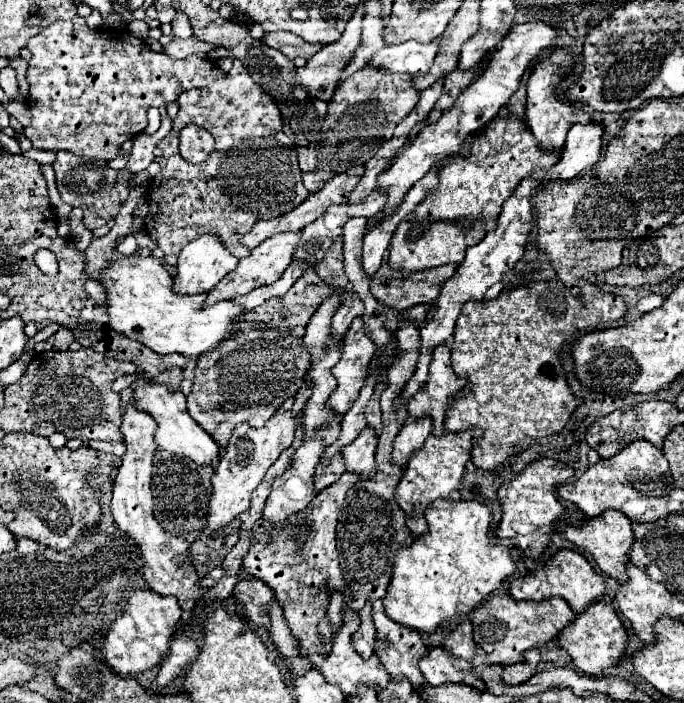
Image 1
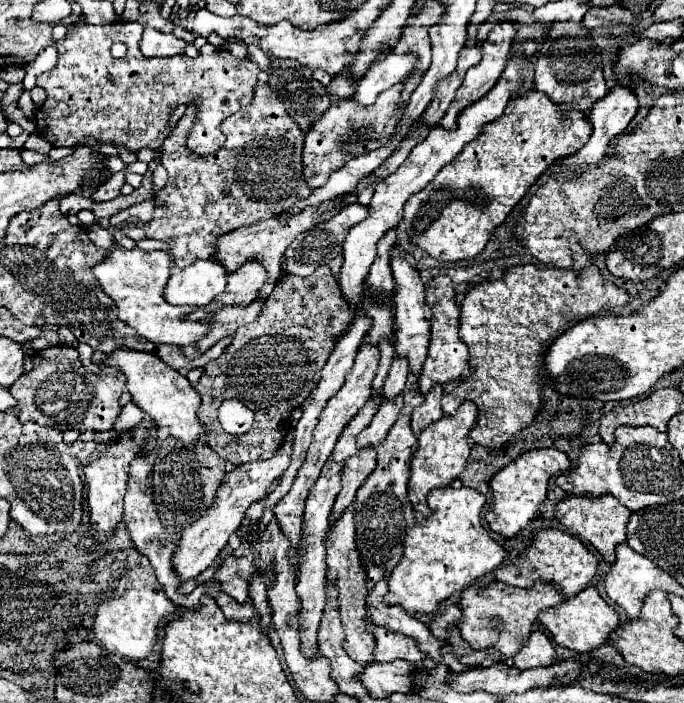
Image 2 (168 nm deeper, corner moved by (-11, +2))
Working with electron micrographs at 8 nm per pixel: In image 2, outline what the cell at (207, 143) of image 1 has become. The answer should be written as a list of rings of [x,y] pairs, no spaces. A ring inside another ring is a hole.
[[[79,16],[77,22],[73,22],[73,24],[69,26],[69,34],[67,34],[65,38],[61,38],[61,40],[55,42],[55,46],[57,46],[57,50],[59,50],[59,60],[57,60],[57,64],[55,64],[49,72],[45,72],[45,74],[41,74],[41,76],[37,78],[37,86],[45,88],[45,92],[47,92],[45,104],[43,104],[43,106],[37,110],[37,114],[35,114],[35,120],[39,118],[39,124],[37,124],[39,130],[37,130],[37,134],[39,134],[41,138],[47,138],[47,142],[49,142],[51,146],[75,146],[79,140],[91,136],[91,138],[95,138],[95,140],[107,144],[107,146],[113,146],[113,148],[127,148],[129,152],[137,152],[137,150],[141,150],[141,148],[145,148],[145,146],[157,150],[157,148],[163,144],[163,138],[169,136],[167,118],[169,118],[169,112],[171,112],[171,108],[173,108],[171,104],[177,106],[177,104],[201,102],[201,108],[203,108],[203,110],[199,110],[197,124],[195,128],[193,128],[193,132],[191,132],[191,136],[189,136],[187,142],[191,142],[191,152],[195,152],[195,154],[199,154],[199,156],[215,154],[215,152],[223,146],[223,142],[225,142],[225,136],[221,134],[219,124],[221,124],[227,116],[235,114],[239,108],[243,108],[243,106],[247,106],[247,104],[251,102],[251,98],[253,98],[253,86],[255,86],[257,80],[259,80],[259,66],[257,66],[255,62],[251,62],[249,58],[235,58],[229,50],[225,50],[225,48],[215,48],[215,46],[211,46],[211,44],[209,44],[209,48],[201,48],[201,56],[199,56],[199,58],[187,58],[187,56],[173,56],[173,58],[143,58],[138,42],[142,38],[142,33],[143,26],[138,22],[115,22],[115,24],[109,24],[109,26],[93,26],[93,24],[87,24],[83,16]]]

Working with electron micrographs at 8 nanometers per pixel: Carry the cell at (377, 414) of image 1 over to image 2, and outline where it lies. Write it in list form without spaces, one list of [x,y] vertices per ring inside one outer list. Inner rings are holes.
[[[395,356],[393,358],[393,364],[391,364],[391,370],[389,370],[389,376],[385,380],[385,388],[383,388],[383,398],[395,398],[401,394],[405,382],[407,382],[407,360],[405,358],[399,358]]]

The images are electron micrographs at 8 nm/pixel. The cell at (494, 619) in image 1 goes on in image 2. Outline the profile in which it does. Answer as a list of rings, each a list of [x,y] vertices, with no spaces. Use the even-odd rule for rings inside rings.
[[[495,582],[487,588],[467,588],[461,594],[463,620],[459,622],[461,636],[469,642],[473,650],[495,648],[503,656],[515,656],[527,642],[529,632],[537,624],[537,618],[543,610],[563,604],[565,594],[555,584],[537,582],[533,588],[513,588],[503,582]]]

